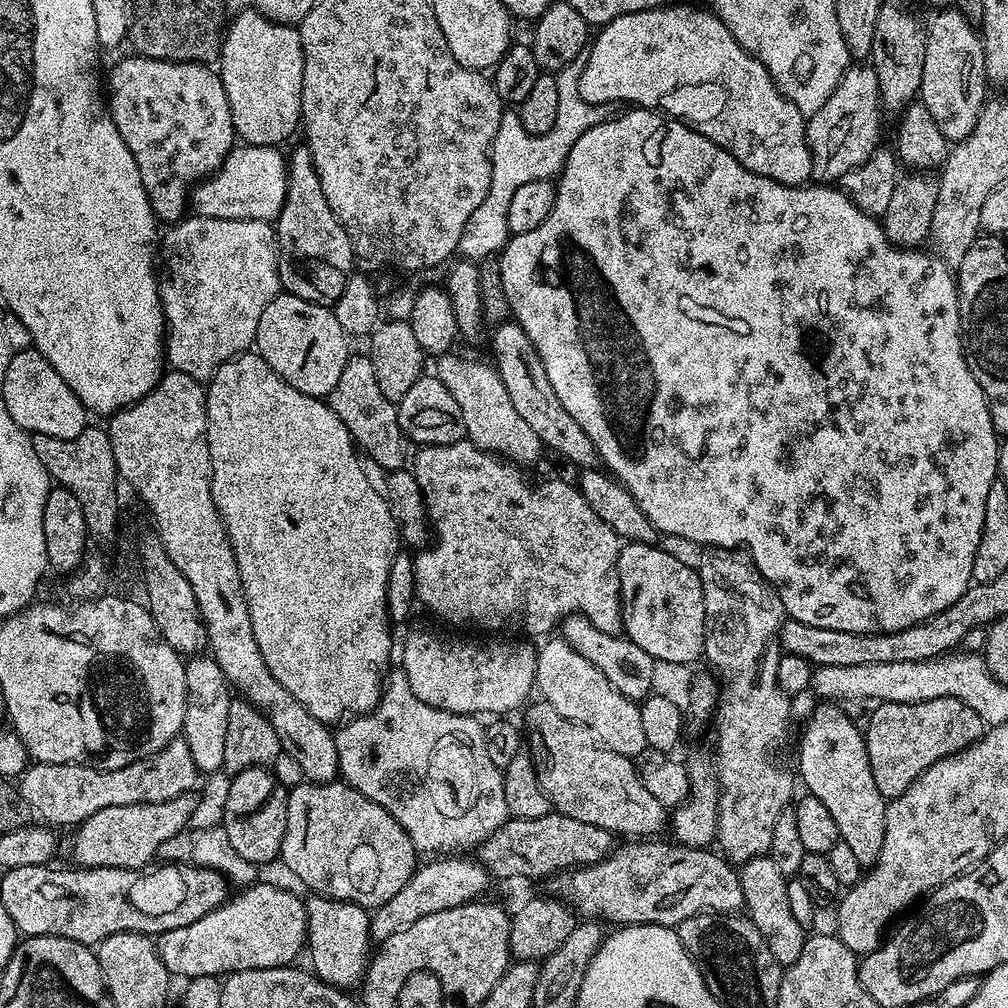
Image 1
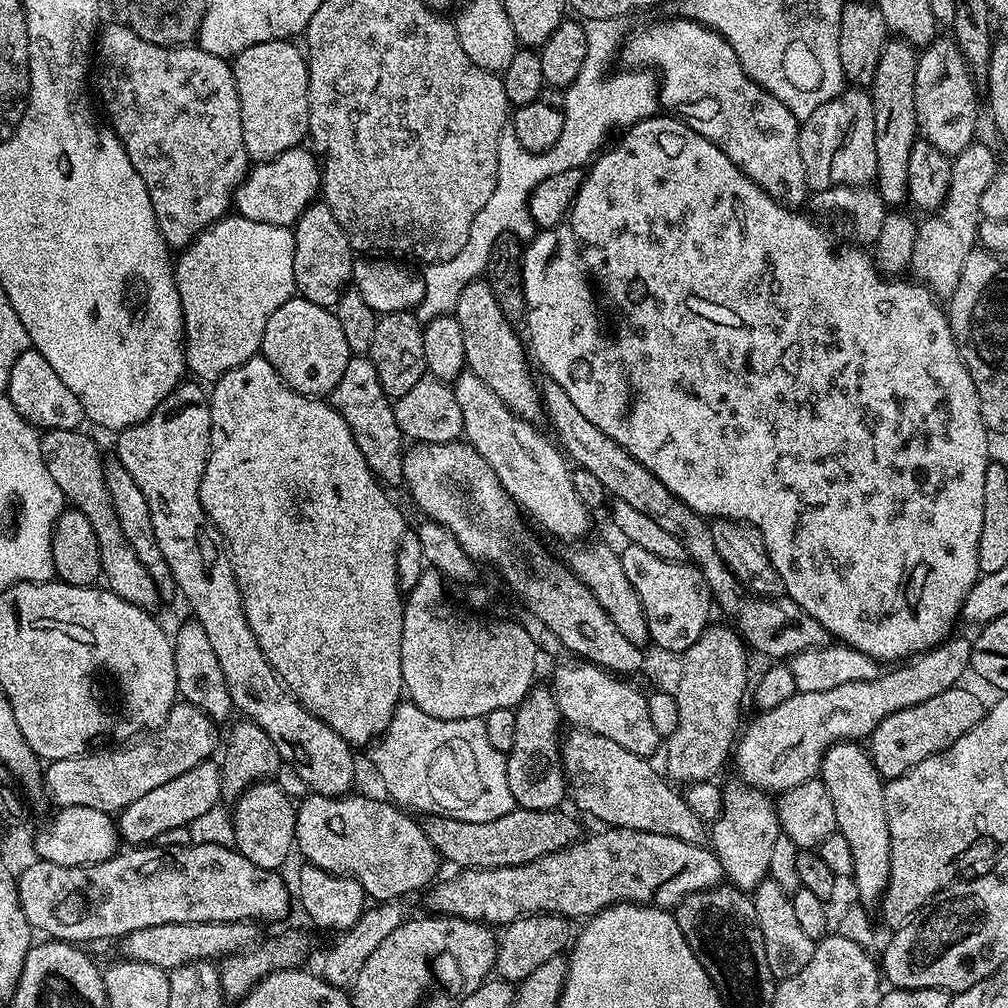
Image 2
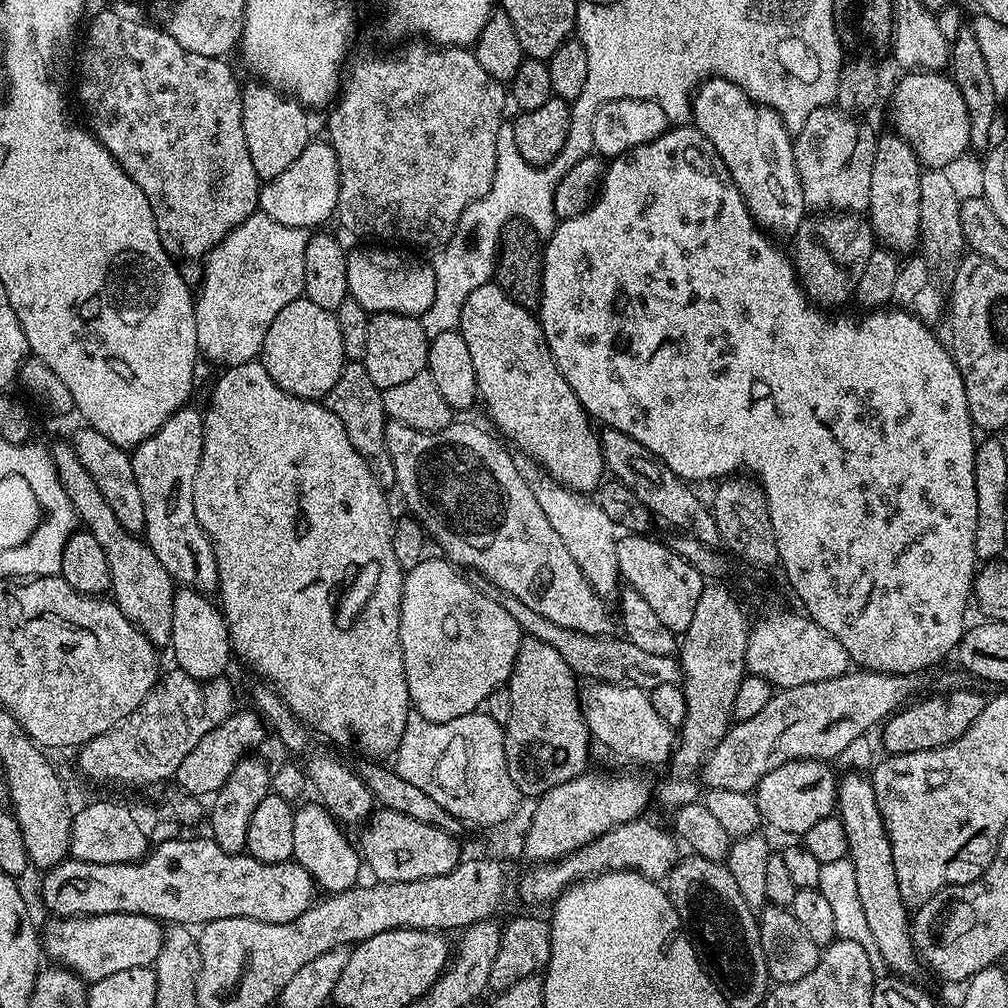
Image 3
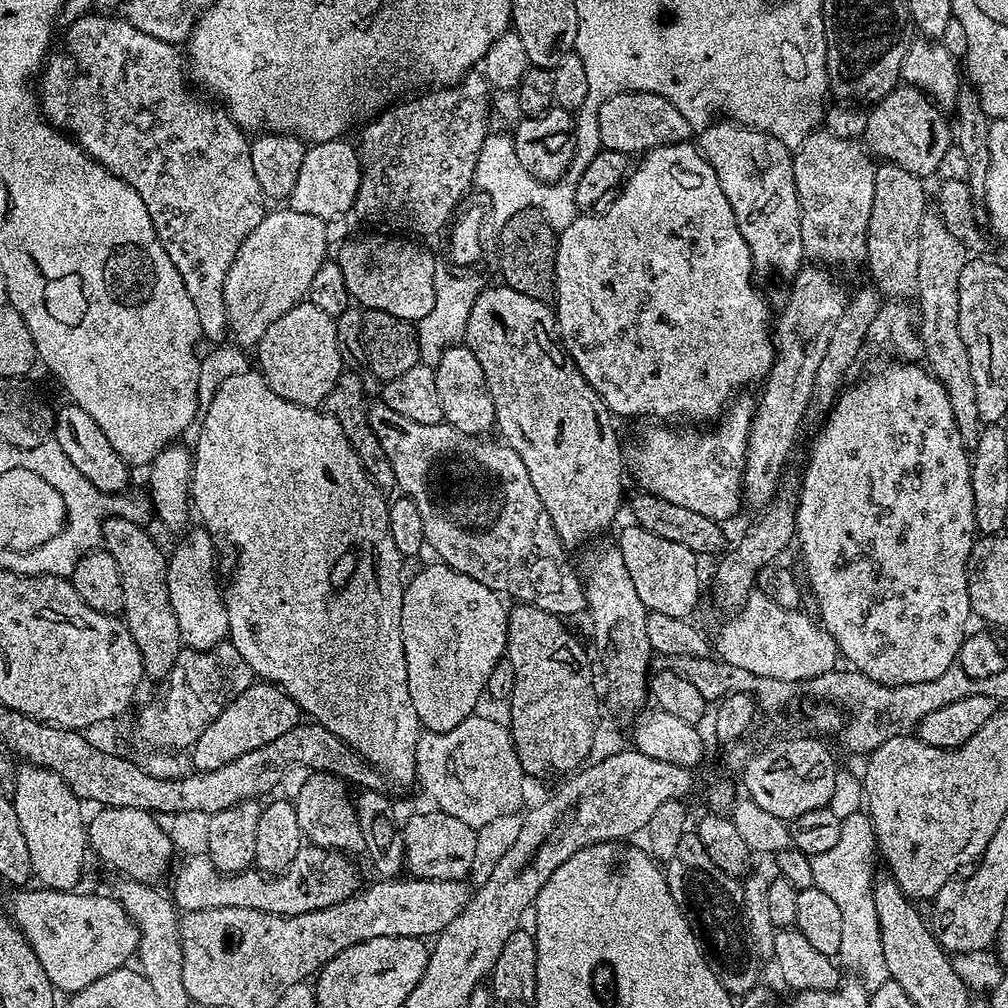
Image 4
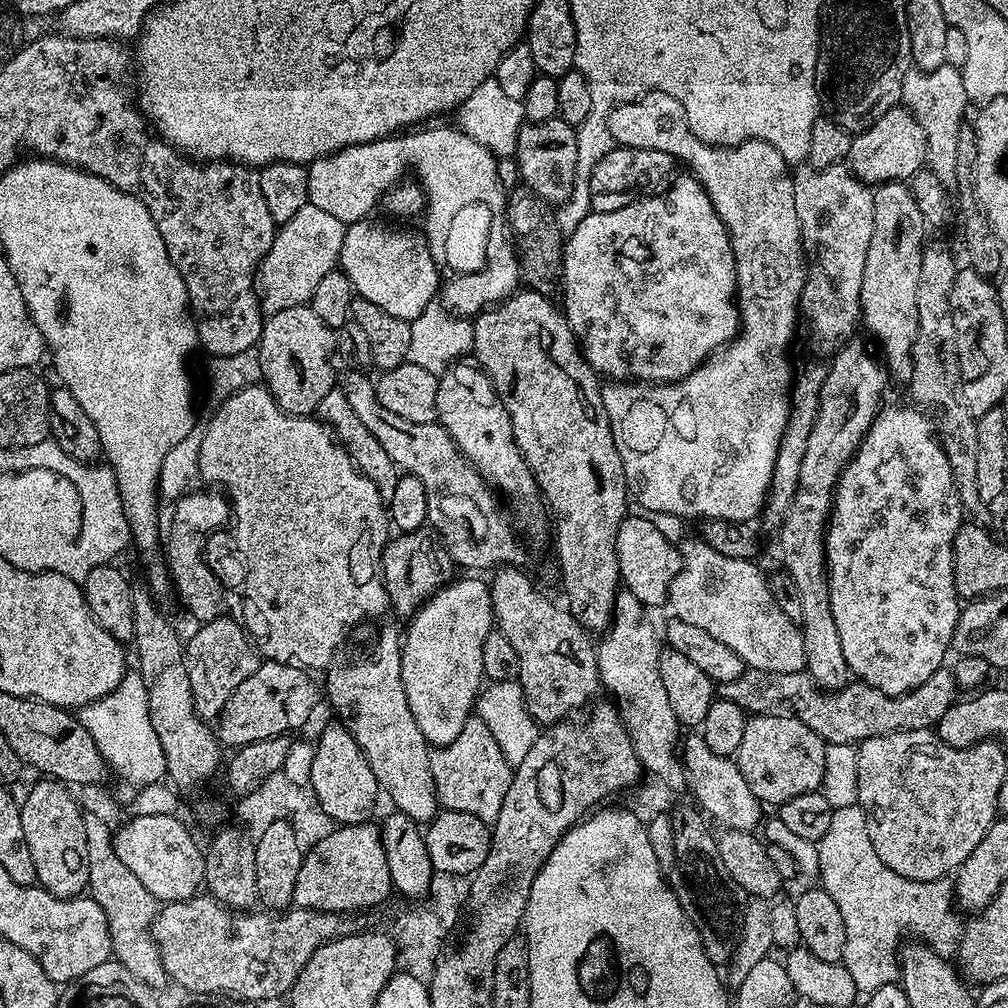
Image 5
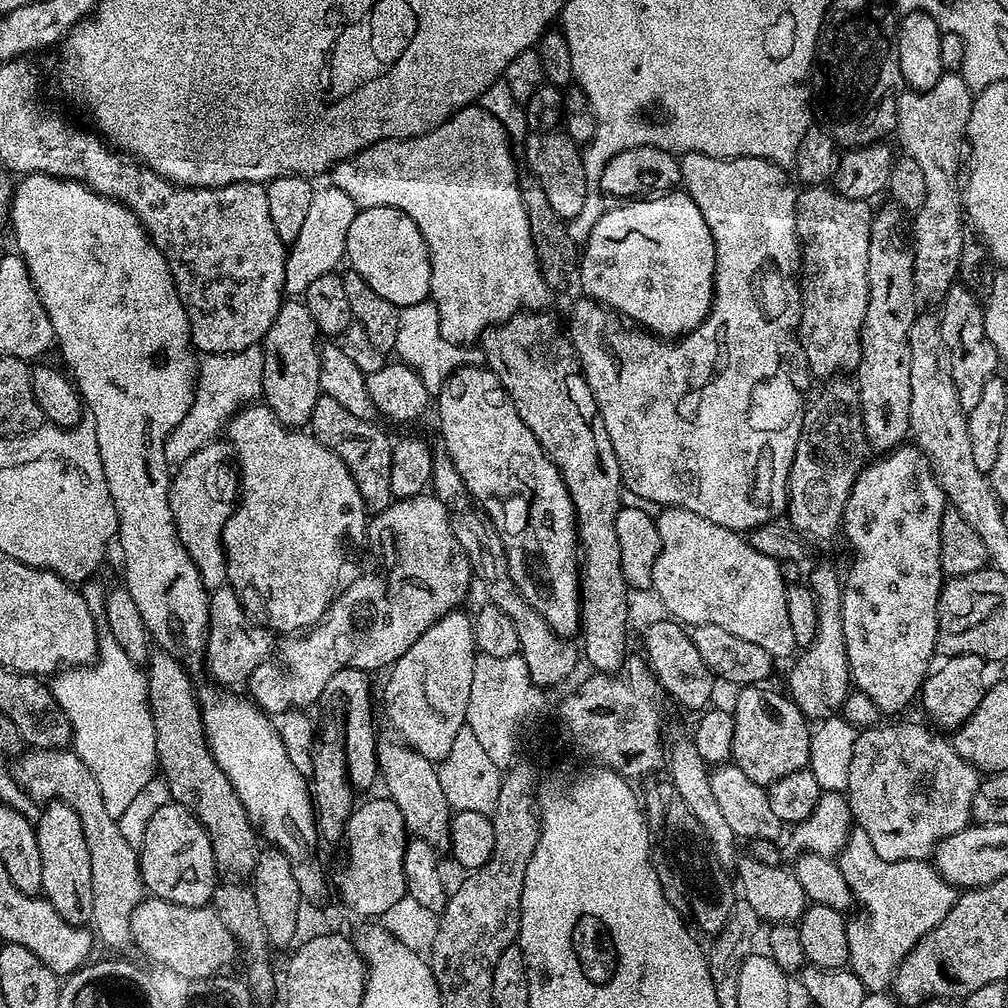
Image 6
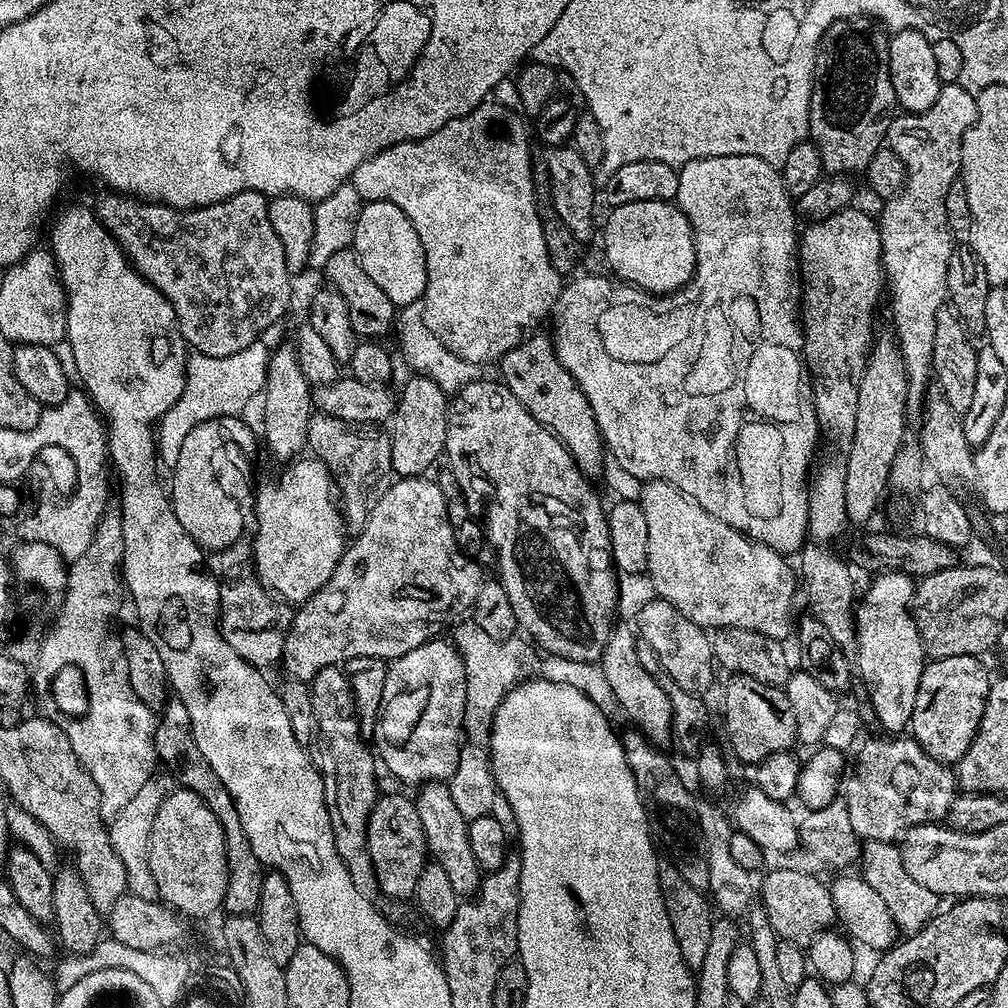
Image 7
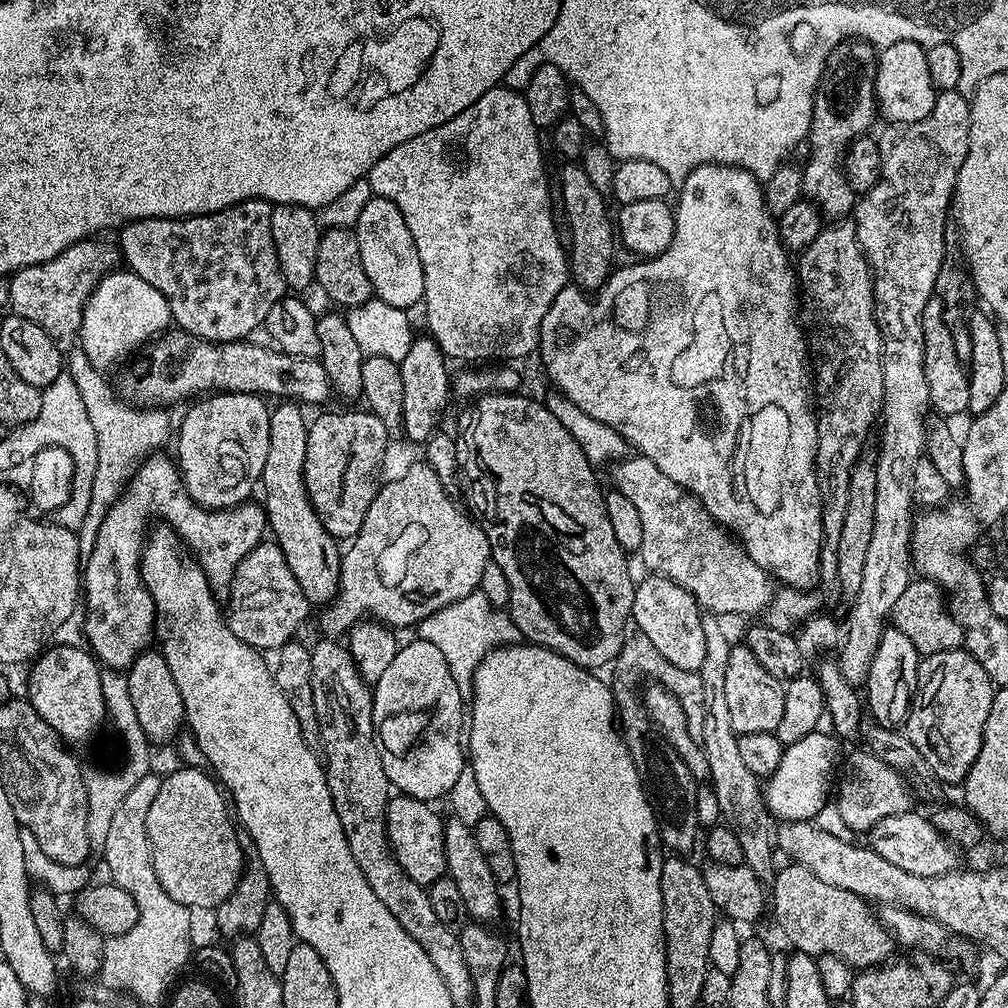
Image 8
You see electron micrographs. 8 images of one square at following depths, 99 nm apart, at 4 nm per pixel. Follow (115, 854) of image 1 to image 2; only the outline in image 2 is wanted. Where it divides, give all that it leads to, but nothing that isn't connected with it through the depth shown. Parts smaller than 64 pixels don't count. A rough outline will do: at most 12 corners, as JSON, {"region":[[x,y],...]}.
{"region":[[204,760],[118,816],[121,841],[148,846],[219,805],[220,765]]}

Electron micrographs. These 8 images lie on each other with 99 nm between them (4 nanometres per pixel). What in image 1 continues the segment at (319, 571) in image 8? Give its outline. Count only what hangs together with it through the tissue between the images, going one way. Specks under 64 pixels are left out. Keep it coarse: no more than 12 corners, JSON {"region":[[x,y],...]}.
{"region":[[281,294],[254,348],[287,384],[326,398],[350,355],[331,307]]}

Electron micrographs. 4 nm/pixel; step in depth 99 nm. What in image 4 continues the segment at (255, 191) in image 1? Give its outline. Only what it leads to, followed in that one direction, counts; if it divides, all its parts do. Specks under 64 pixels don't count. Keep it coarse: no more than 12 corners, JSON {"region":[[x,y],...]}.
{"region":[[341,138],[305,151],[290,197],[325,222],[353,211],[360,153]]}

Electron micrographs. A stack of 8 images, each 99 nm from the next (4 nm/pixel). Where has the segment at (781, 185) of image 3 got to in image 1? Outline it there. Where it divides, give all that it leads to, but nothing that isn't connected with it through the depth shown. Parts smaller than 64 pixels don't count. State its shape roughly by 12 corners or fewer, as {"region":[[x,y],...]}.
{"region":[[715,11],[622,14],[580,97],[659,109],[774,182],[806,117]]}

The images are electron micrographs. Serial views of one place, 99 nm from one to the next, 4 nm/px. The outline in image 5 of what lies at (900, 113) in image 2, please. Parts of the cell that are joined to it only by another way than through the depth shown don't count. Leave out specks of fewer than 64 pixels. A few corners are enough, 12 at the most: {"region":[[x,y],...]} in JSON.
{"region":[[907,183],[872,197],[863,327],[912,379],[926,221]]}

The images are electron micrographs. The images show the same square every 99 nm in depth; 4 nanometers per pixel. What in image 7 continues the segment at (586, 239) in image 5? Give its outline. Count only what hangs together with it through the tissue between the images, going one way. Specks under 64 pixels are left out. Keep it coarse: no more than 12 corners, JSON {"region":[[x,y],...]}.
{"region":[[666,200],[615,205],[604,256],[626,284],[677,292],[692,227]]}

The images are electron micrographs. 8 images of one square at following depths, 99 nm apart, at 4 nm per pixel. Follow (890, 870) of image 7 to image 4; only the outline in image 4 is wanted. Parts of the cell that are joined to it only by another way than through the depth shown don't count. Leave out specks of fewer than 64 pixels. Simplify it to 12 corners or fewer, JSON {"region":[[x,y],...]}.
{"region":[[865,811],[841,819],[812,857],[814,884],[841,911],[841,961],[868,991],[891,979],[872,885]]}

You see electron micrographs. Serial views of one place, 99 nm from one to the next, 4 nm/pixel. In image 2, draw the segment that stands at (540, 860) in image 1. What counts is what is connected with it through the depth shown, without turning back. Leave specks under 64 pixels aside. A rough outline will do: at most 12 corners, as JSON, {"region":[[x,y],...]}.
{"region":[[563,810],[494,822],[425,815],[441,861],[522,866],[581,839]]}

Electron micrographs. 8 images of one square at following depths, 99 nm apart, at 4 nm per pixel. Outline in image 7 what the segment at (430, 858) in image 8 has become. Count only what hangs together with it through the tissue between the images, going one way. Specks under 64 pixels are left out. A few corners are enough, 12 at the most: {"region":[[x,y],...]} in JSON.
{"region":[[377,799],[368,823],[380,891],[415,897],[430,853],[416,801]]}

